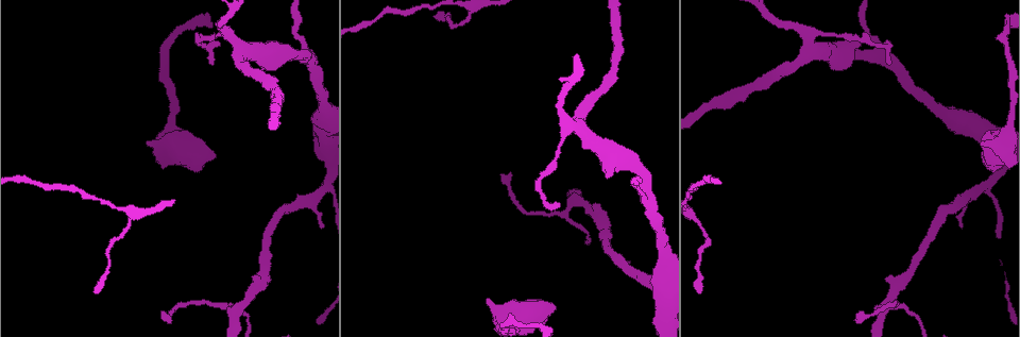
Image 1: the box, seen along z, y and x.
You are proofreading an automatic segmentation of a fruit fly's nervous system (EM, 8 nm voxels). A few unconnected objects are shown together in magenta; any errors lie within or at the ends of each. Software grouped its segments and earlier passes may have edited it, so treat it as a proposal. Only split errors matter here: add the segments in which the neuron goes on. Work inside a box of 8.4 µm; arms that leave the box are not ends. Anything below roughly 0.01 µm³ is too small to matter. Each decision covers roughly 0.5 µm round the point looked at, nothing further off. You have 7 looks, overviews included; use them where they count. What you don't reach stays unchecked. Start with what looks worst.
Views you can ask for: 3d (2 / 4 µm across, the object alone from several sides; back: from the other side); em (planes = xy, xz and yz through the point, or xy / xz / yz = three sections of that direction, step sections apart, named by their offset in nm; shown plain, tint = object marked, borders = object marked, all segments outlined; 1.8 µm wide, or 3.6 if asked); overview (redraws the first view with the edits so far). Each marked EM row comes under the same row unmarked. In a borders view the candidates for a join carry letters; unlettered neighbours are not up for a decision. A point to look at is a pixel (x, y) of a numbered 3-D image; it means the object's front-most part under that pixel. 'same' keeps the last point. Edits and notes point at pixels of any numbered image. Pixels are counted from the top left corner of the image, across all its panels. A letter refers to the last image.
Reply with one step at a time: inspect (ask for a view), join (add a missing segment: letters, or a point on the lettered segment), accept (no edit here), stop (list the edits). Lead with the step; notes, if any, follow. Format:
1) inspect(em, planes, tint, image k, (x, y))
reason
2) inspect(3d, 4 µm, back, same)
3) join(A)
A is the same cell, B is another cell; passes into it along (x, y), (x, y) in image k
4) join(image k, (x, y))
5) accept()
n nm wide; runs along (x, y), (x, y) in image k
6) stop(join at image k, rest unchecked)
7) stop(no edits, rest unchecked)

inspect(3d, 2 µm, image 1, (147, 143))
thick end

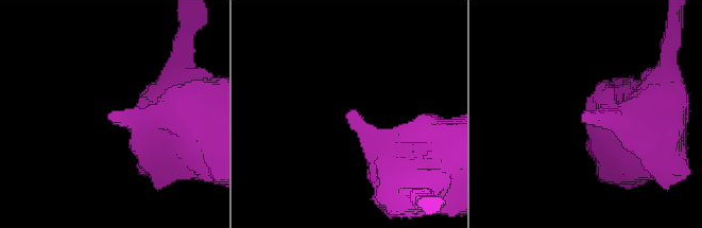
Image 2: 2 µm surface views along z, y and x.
inspect(em, planes, borders, image 2, (115, 117))

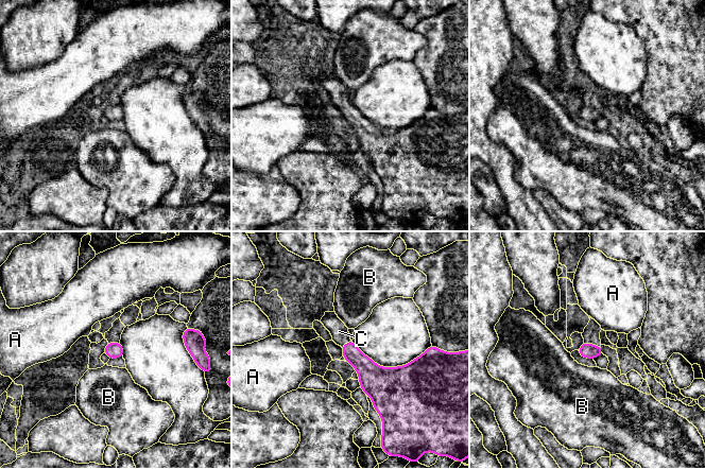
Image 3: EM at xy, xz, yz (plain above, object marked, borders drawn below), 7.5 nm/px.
join(image 3, (339, 331))
C is the same cell, A and B are other cells; passes into it along (366, 368), (346, 343), (339, 331) in image 3; it goes on there

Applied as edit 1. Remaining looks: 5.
inspect(overview)

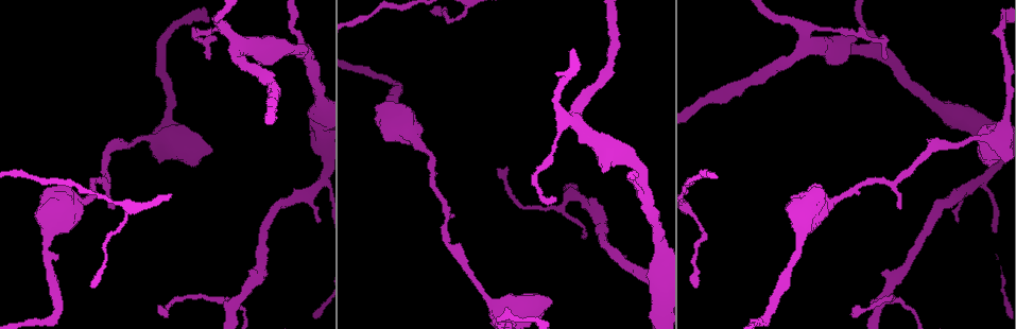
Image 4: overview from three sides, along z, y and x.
inspect(em, 3.6 µm, planes, tint, image 4, (89, 286))
tapers out

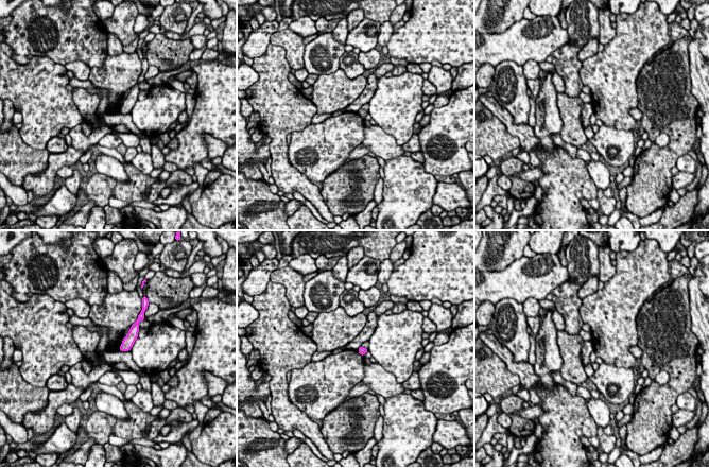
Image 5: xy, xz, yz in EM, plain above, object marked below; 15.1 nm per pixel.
inspect(em, 3.6 µm, planes, borders, same)
what lies round it

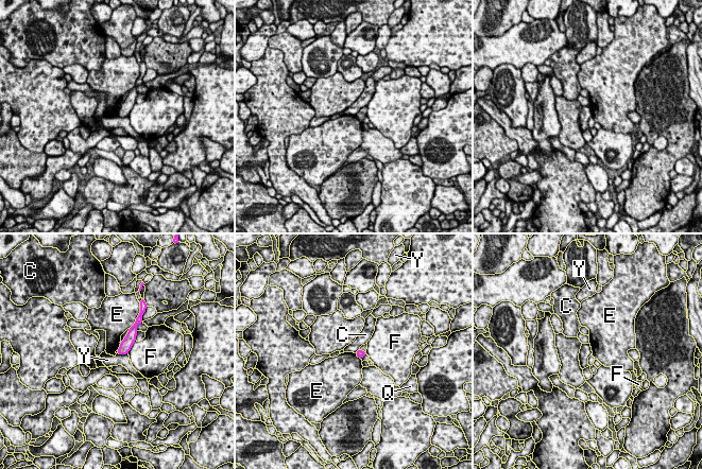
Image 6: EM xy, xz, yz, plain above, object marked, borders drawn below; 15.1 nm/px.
accept()
C, E, F, Q and Y are other cells; border along (135, 320), (129, 329) in image 6; no lettered segment goes on from it

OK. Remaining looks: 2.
inspect(3d, 4 µm, image 4, (641, 185))
abrupt turn

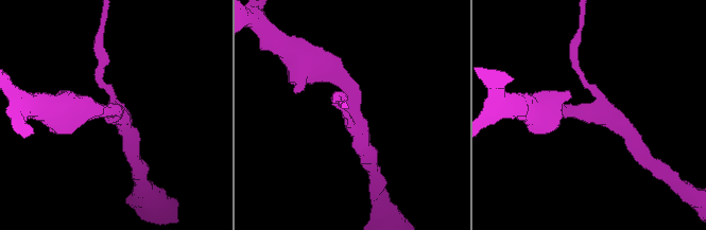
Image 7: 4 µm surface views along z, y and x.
inspect(em, 3.6 µm, planes, borders, image 7, (351, 112))
now the EM

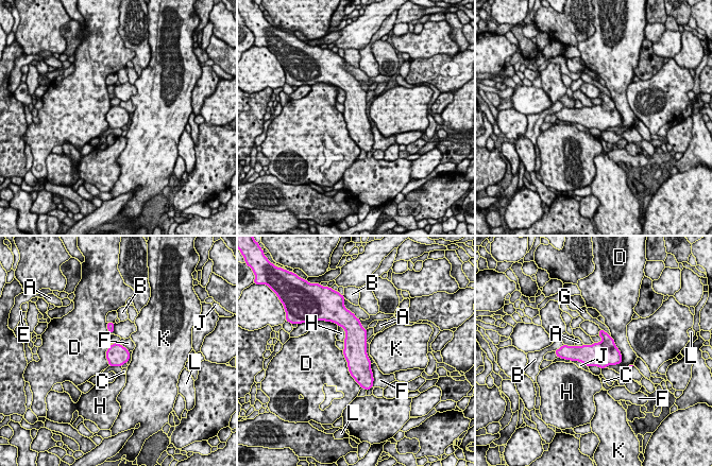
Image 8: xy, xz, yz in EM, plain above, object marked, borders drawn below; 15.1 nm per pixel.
accept()
D touches over 500 nm; A, B, C, D, E, F, G, H, J, K and L are other cells; border along (611, 335), (621, 362), (605, 367) in image 8; none of them fits

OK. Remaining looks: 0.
stop(join at image 3, rest unchecked)

